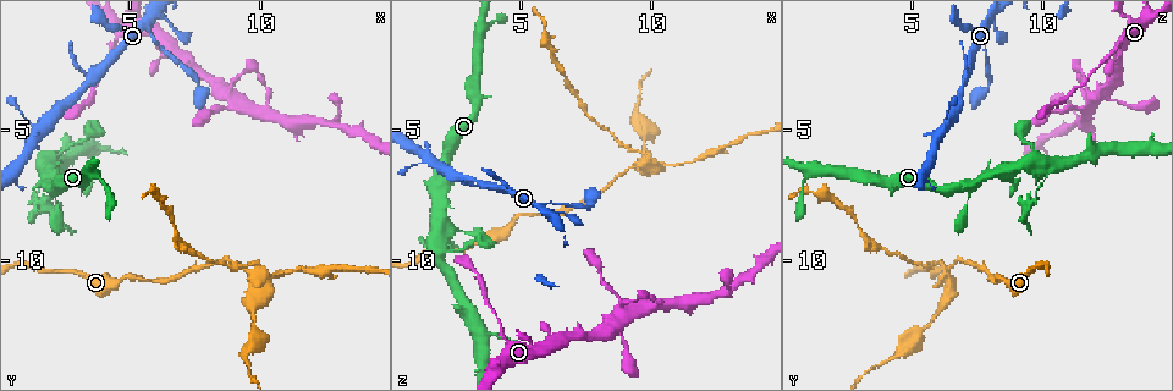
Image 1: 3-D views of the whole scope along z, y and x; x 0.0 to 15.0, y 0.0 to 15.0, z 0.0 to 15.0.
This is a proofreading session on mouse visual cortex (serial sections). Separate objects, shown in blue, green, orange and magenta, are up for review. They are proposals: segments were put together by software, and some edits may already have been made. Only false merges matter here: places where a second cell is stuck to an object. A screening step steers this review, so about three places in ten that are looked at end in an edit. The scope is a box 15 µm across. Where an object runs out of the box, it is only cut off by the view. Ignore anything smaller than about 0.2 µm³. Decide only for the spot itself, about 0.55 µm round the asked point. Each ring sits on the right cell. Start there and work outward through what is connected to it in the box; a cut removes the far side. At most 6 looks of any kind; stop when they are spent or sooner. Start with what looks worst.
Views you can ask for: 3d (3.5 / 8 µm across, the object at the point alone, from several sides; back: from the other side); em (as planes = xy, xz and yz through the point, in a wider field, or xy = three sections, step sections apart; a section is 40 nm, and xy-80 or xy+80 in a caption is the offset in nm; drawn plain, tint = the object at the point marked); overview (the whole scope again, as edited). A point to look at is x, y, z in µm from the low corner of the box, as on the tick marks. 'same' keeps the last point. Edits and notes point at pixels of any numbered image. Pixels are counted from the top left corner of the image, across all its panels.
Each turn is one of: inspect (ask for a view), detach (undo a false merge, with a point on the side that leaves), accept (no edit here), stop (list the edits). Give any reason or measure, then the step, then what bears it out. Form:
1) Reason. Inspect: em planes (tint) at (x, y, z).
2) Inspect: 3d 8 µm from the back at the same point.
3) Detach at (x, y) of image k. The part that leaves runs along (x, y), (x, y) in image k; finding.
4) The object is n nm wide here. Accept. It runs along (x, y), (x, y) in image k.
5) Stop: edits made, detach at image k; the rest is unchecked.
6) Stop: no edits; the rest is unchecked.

Four-way junction. Inspect: 3d 8 µm at (9.5, 10.5, 6.5).

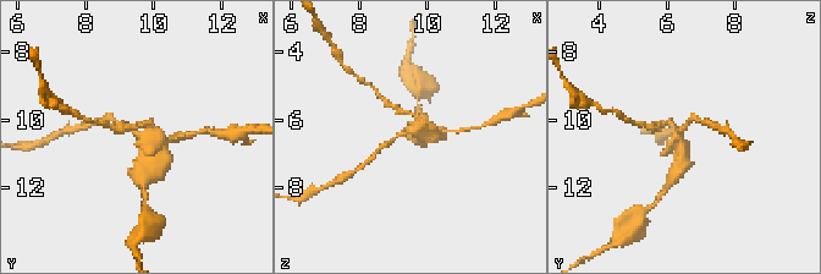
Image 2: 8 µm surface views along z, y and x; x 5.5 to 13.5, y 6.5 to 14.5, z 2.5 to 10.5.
Need the tissue. Inspect: em xy step 3 (tint) at (9.7, 10.4, 6.4).

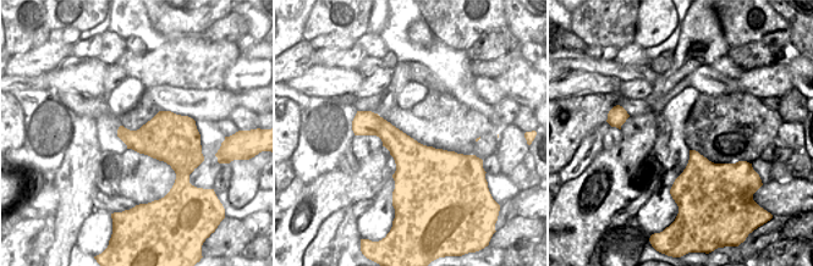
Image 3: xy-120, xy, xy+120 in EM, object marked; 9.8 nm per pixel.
Detach at (685, 160) of image 2. The part that leaves runs along (682, 141), (683, 160), (670, 182) in image 2; two cells meet here.

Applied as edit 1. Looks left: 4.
Three-way junction. Inspect: 3d 3.5 µm from the back at (2.0, 6.3, 10.1).

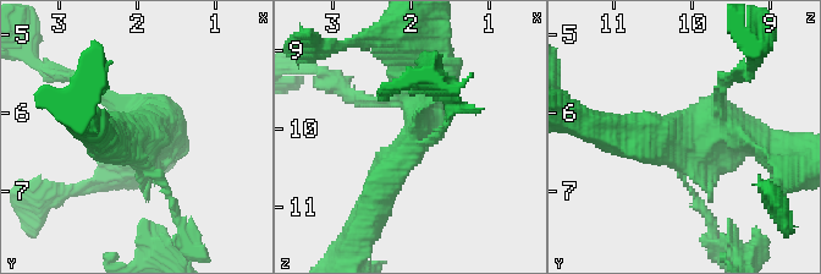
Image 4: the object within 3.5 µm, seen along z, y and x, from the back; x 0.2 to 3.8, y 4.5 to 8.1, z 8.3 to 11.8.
Inspect: em xy step 5 (tint) at (1.95, 6.25, 10.15).

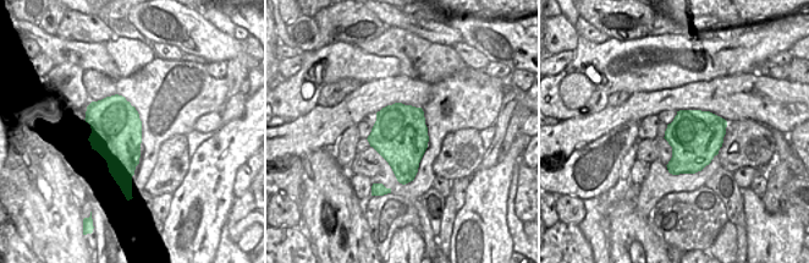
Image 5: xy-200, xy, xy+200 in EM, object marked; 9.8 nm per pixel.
Accept. One cell here.

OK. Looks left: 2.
Sudden change in width. Inspect: 3d 3.5 µm at (4.3, 1.8, 13.0).

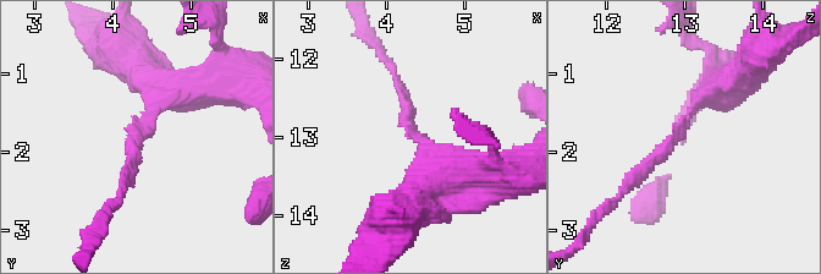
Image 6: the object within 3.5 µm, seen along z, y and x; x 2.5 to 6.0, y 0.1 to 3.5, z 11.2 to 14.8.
The arms are 150, 400 nm wide; now the EM. Inspect: em xy step 1 (tint) at (4.35, 1.85, 12.85).

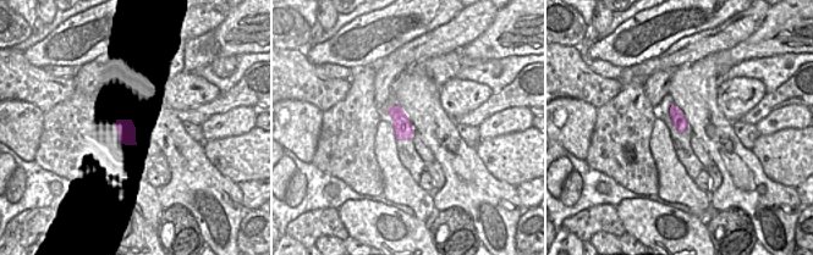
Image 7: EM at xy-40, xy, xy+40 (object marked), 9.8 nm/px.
Accept. It runs along (723, 92), (704, 96), (620, 193) in image 6; one cell here.

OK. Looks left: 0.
Stop: edits made, detach at image 2; the rest is unchecked.

